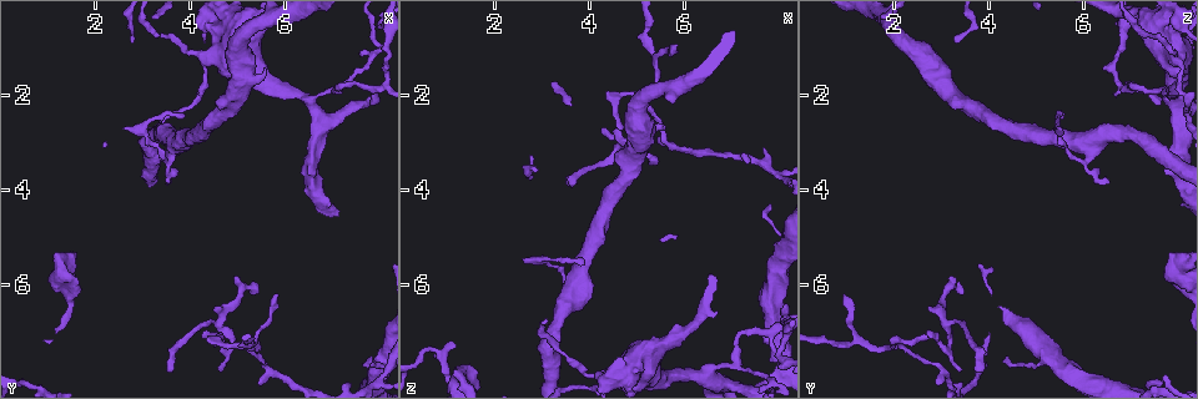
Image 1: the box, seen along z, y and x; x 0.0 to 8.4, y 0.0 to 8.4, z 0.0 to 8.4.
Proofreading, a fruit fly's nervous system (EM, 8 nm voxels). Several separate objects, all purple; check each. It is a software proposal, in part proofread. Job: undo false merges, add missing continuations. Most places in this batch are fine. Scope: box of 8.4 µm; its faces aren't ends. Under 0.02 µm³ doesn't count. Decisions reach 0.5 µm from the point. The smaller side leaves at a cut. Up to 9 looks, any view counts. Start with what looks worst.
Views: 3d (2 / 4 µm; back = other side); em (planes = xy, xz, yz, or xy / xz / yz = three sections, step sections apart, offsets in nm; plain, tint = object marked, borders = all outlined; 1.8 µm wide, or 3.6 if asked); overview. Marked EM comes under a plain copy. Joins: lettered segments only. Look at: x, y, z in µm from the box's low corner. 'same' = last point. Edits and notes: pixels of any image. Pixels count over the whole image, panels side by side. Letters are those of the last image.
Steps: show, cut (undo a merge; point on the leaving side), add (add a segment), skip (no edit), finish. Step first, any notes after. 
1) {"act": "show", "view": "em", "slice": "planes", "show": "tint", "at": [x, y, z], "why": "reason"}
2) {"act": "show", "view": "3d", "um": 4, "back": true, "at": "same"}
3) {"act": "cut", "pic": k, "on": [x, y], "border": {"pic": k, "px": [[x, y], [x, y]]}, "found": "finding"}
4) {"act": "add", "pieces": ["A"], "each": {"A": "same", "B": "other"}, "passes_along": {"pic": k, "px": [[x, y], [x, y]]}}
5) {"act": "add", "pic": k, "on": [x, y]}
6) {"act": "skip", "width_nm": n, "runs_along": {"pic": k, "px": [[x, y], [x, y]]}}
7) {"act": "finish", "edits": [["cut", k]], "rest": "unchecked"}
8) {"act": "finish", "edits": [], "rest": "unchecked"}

{"act": "show", "view": "3d", "um": 4, "at": [4.85, 0.55, 7.65], "why": "abrupt turn"}

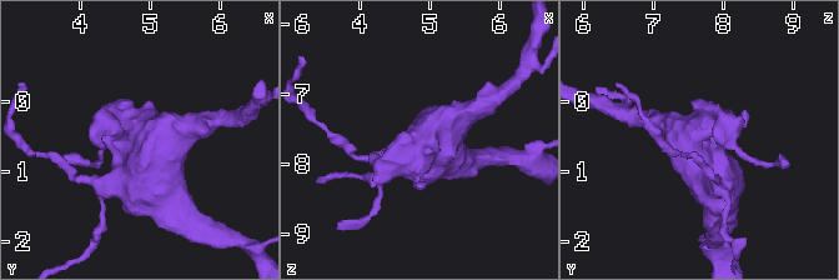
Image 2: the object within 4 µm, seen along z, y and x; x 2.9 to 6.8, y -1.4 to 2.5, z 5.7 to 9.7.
{"act": "show", "view": "em", "um": 3.6, "slice": "planes", "show": "borders", "at": [4.90, 0.55, 7.70], "why": "now the EM"}

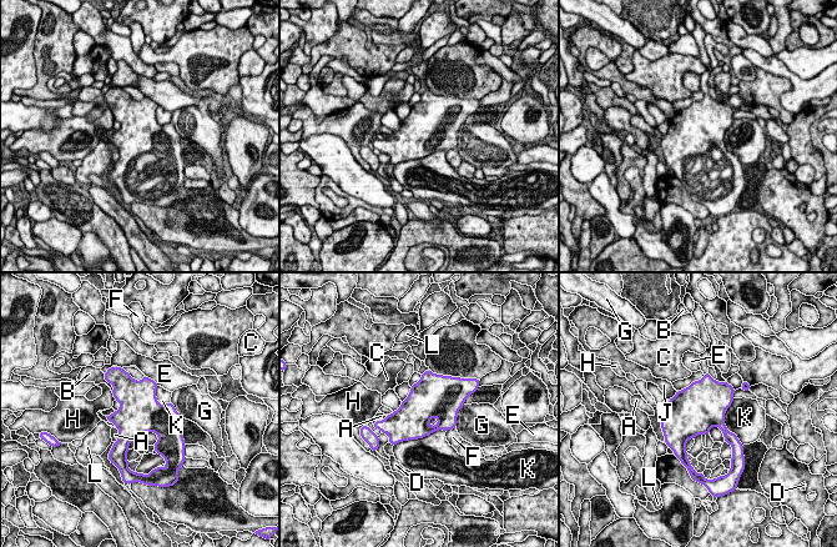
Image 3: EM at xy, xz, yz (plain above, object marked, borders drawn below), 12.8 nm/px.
{"act": "skip", "width_nm": 550, "each": {"A": "other", "B": "other", "C": "other", "D": "other", "E": "other", "F": "other", "G": "other", "H": "other", "J": "other", "K": "other", "L": "other"}, "found": "continuous, no second neuron"}

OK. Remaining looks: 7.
{"act": "show", "view": "3d", "um": 4, "back": true, "at": [4.60, 6.85, 3.05], "why": "a fork"}

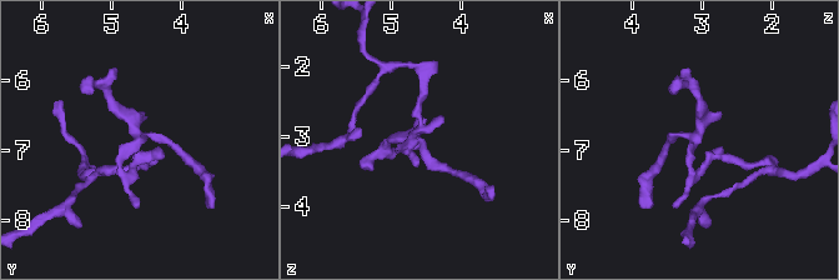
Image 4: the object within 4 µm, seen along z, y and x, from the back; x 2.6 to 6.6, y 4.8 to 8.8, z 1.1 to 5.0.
{"act": "show", "view": "em", "slice": "planes", "show": "borders", "at": [4.65, 6.85, 3.15], "why": "need the tissue"}

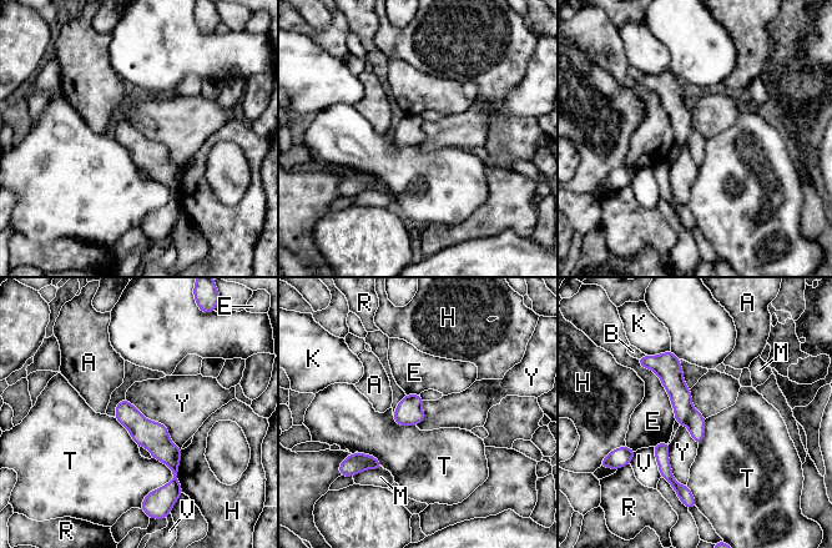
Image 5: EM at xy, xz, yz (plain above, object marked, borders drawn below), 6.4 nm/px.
{"act": "skip", "each": {"A": "other", "B": "other", "E": "other", "H": "other", "K": "other", "M": "other", "R": "other", "T": "other", "V": "other", "Y": "other"}, "found": "continuous, no second neuron"}

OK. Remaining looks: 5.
{"act": "show", "view": "em", "slice": "planes", "show": "borders", "at": [1.25, 5.35, 7.90], "why": "an open end"}

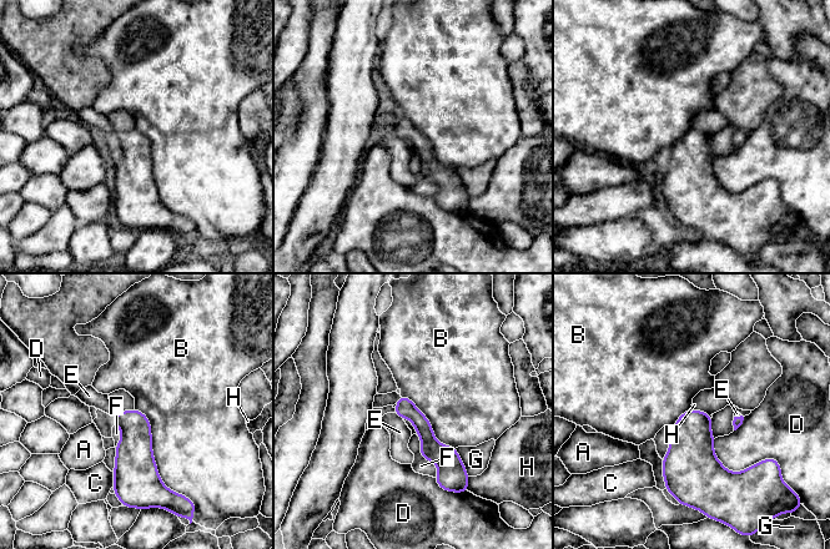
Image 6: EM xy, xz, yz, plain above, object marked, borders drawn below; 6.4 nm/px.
{"act": "skip", "each": {"A": "other", "B": "other", "C": "other", "D": "other", "E": "other", "F": "other", "G": "other", "H": "other"}, "runs_along": {"pic": 6, "px": [[402, 399], [452, 477]]}, "found": "no lettered segment goes on from it"}

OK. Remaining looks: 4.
{"act": "show", "view": "3d", "um": 2, "at": [5.55, 1.45, 2.75]}

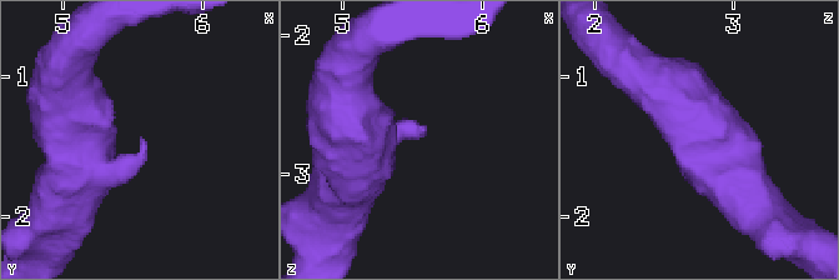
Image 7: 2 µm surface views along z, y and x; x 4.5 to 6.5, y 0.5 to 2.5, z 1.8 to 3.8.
{"act": "show", "view": "em", "slice": "xy", "step": 4, "show": "borders", "at": [5.60, 1.52, 2.72], "why": "shape alone is not enough"}

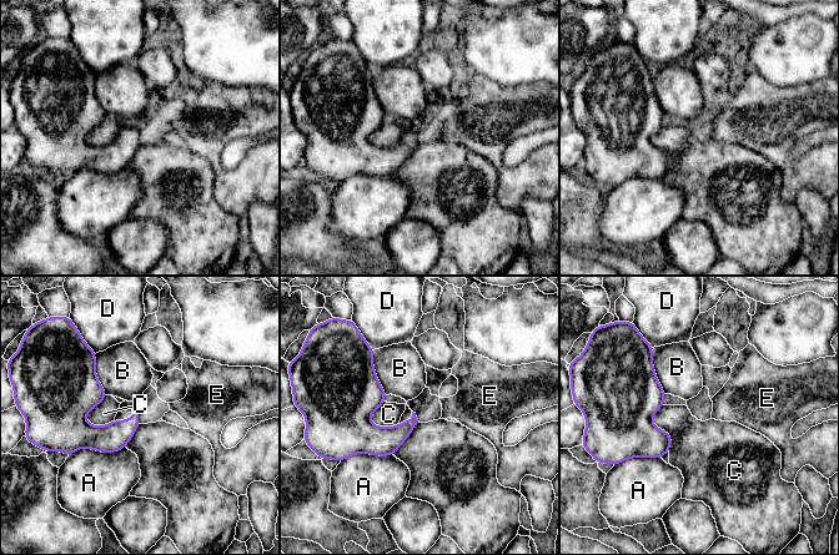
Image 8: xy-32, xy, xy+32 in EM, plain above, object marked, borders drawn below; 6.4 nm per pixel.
{"act": "skip", "longest_contact_nm": ["A", 380], "each": {"A": "other", "B": "other", "C": "other", "D": "other", "E": "other"}, "found": "none of them fits"}

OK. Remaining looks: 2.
{"act": "finish", "edits": [], "rest": "unchecked"}

